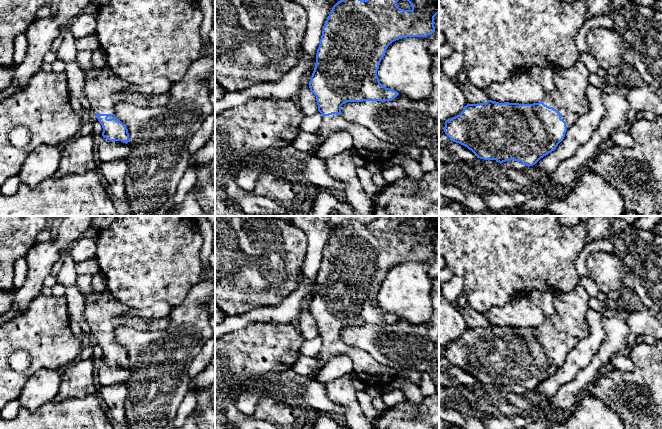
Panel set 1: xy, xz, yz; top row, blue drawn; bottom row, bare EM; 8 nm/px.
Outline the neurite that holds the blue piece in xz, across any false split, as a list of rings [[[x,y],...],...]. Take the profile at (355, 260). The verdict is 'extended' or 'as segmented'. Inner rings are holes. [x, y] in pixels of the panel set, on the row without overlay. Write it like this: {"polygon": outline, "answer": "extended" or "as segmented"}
{"polygon": [[[378,216],[375,220],[361,224],[357,221],[347,221],[338,225],[332,232],[326,244],[320,268],[316,277],[316,288],[309,305],[310,315],[316,320],[318,335],[322,339],[322,347],[314,357],[323,367],[333,356],[347,355],[353,364],[354,374],[363,382],[376,389],[385,388],[397,376],[398,372],[380,364],[371,355],[360,349],[353,349],[341,340],[341,330],[347,326],[392,325],[399,317],[383,310],[377,300],[377,295],[388,270],[399,263],[407,261],[427,261],[435,256],[434,241],[439,237],[439,216]],[[400,223],[406,223],[412,230],[411,234],[399,232],[396,228]]], "answer": "extended"}

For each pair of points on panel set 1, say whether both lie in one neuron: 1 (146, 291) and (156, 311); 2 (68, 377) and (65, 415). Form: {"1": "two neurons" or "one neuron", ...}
{"1": "two neurons", "2": "two neurons"}

